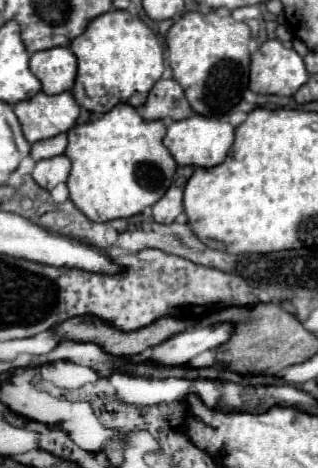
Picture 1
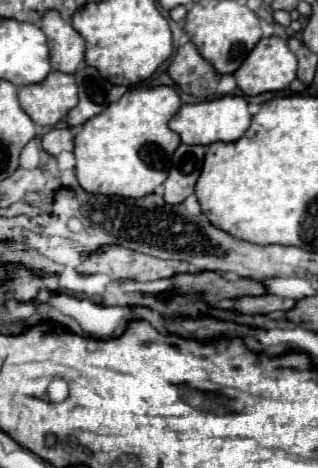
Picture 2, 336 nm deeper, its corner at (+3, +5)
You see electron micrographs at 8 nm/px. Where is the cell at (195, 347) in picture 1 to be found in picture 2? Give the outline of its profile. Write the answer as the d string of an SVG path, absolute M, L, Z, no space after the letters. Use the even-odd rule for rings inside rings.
M260 295L260 297L240 297L234 301L234 311L242 315L266 315L272 311L288 311L296 301L282 299L276 295Z

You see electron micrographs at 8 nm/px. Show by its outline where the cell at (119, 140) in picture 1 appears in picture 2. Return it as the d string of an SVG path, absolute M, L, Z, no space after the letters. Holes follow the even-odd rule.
M172 87L130 89L108 109L88 119L74 137L76 179L86 193L120 195L140 199L154 193L168 177L172 155L180 137L168 129L168 121L180 107Z

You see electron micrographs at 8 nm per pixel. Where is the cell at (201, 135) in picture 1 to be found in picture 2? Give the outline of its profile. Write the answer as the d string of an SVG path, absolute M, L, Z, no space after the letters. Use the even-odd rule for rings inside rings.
M226 95L212 101L202 101L194 105L182 105L180 111L170 119L170 129L180 135L180 141L186 145L210 145L216 141L232 143L242 137L250 125L248 105L240 95Z

